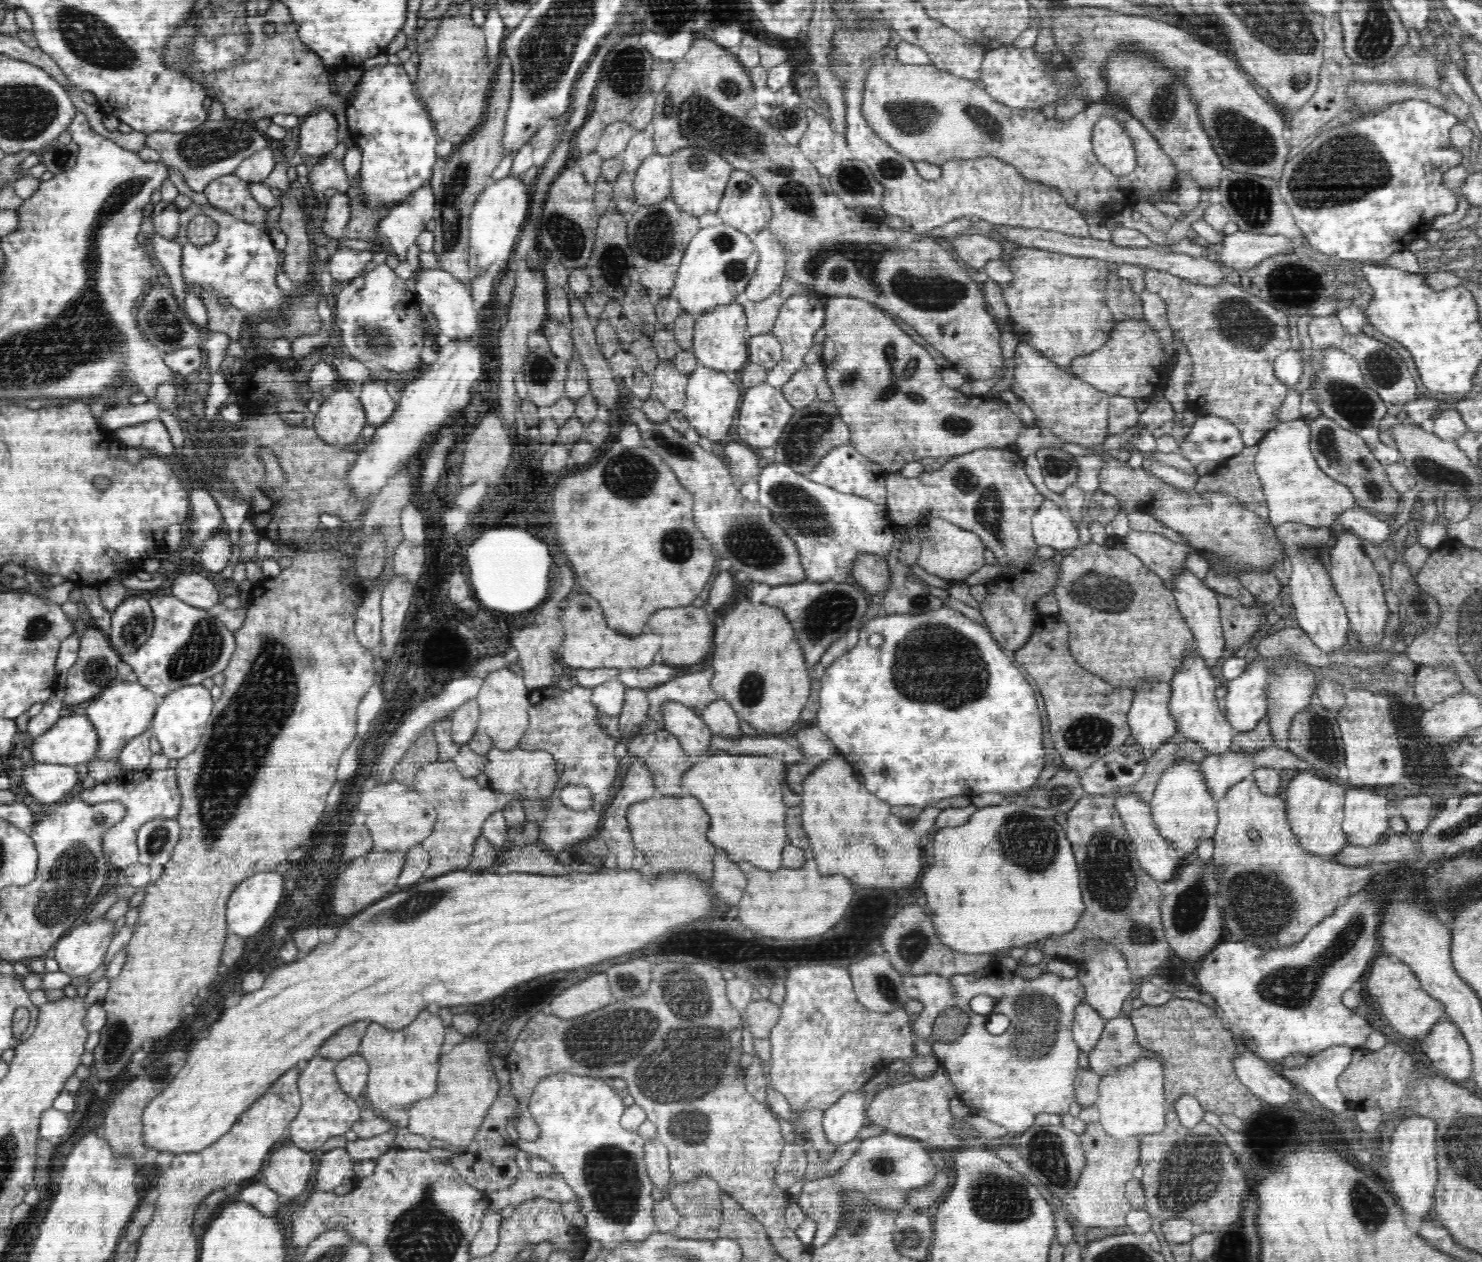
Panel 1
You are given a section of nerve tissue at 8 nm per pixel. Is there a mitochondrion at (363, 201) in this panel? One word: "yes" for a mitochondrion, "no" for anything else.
no

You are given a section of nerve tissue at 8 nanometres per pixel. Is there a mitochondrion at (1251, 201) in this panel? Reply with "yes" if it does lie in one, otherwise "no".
yes

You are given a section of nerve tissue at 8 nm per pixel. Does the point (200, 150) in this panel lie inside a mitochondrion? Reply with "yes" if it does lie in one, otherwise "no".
yes

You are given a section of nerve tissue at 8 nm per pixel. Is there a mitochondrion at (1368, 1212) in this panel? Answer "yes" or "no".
yes

